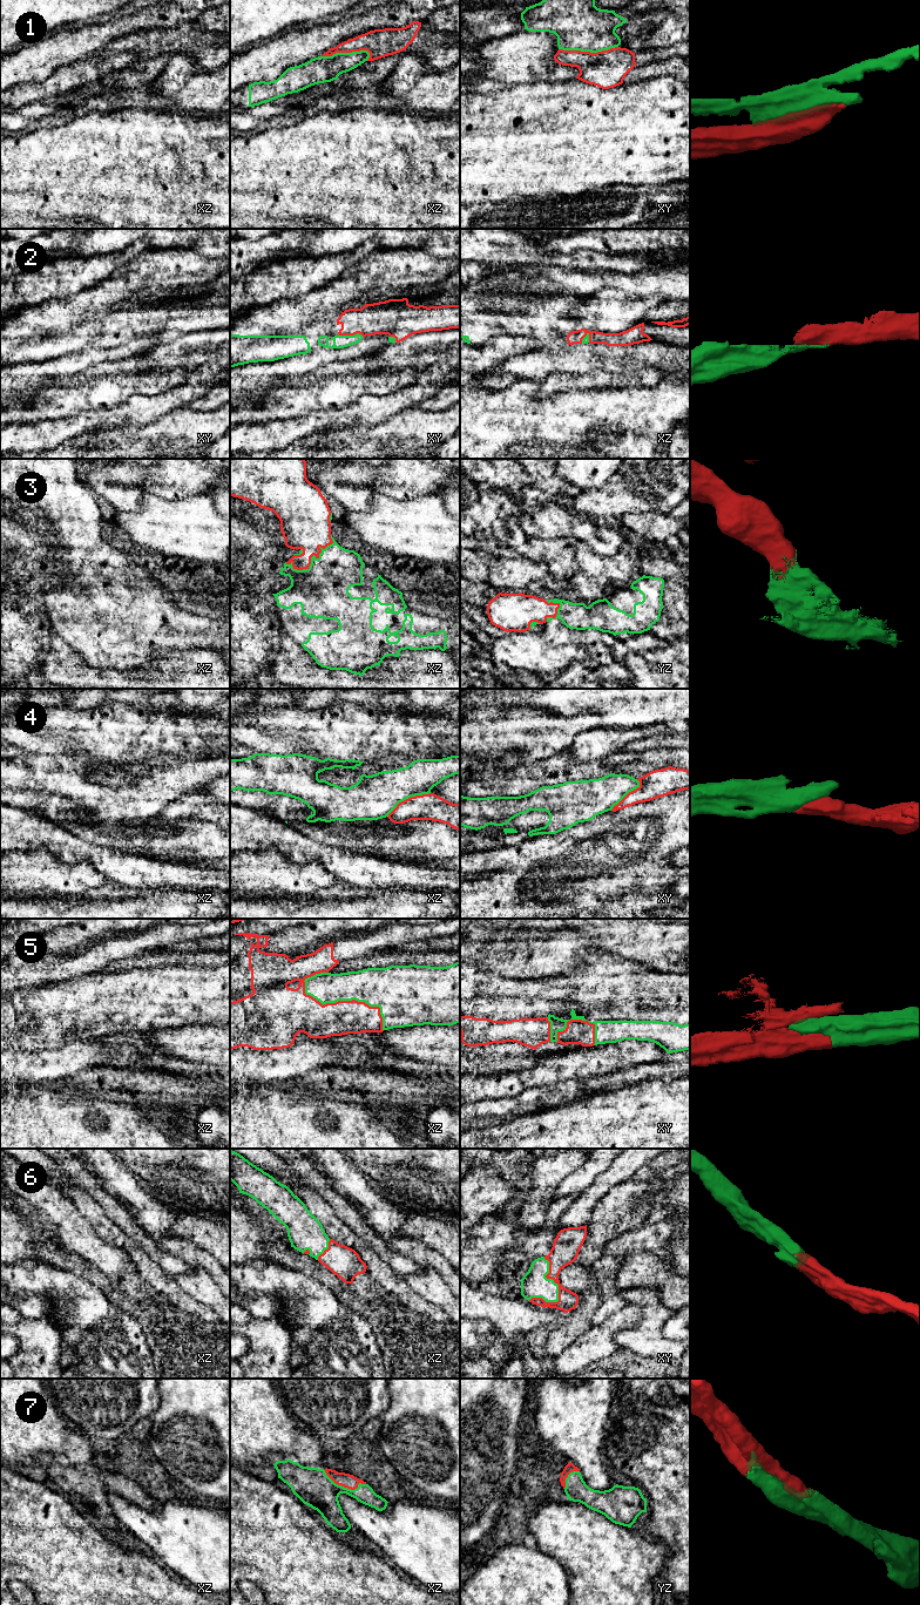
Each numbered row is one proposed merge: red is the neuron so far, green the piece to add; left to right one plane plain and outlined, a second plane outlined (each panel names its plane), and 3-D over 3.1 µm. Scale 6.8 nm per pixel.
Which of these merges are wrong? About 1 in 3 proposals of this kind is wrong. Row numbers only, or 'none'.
1, 4

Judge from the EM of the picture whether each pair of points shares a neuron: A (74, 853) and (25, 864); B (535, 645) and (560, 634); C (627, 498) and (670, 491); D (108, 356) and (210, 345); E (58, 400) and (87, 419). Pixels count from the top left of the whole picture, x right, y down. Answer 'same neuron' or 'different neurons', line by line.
A: different neurons
B: different neurons
C: same neuron
D: different neurons
E: different neurons

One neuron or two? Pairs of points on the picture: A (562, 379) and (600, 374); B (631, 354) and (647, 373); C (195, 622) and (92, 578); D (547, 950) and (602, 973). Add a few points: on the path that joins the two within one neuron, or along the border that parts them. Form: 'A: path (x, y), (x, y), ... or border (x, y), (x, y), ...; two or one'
A: path (572, 380), (590, 380); one
B: border (662, 371), (644, 367), (616, 372); two
C: path (169, 620), (164, 615), (139, 615), (117, 594); one
D: border (599, 950), (592, 952), (581, 964), (555, 974); two

